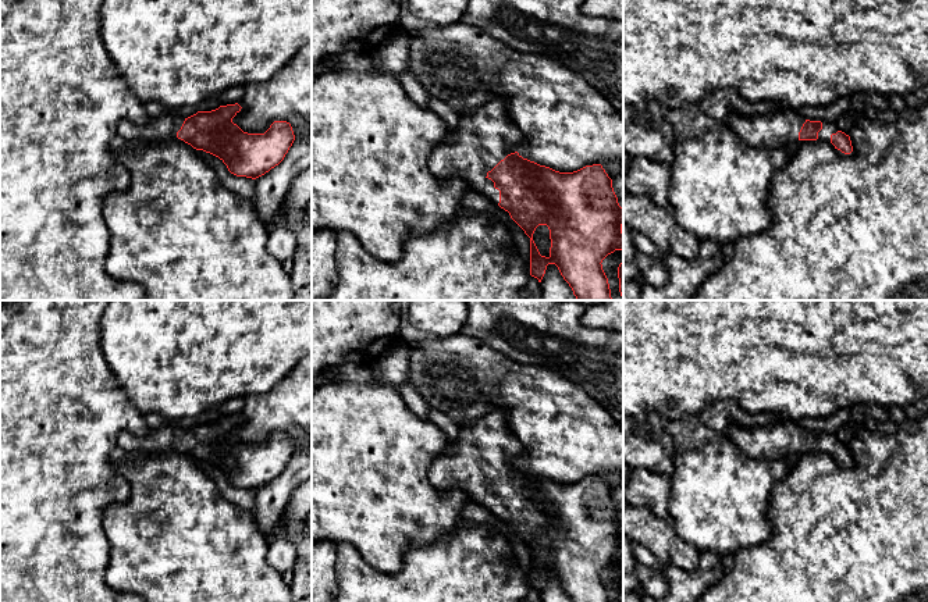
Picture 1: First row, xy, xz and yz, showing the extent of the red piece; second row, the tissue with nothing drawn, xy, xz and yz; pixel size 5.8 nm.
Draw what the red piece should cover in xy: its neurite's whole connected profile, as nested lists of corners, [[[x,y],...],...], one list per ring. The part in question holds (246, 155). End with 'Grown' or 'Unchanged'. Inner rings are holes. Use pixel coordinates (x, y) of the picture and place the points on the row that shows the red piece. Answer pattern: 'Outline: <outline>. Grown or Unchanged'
Outline: [[[227,104],[184,118],[168,113],[146,124],[121,121],[117,133],[147,145],[178,138],[196,150],[218,157],[237,177],[256,179],[278,165],[295,140],[287,121],[274,121],[264,133],[243,132],[232,118],[241,106]]]. Grown

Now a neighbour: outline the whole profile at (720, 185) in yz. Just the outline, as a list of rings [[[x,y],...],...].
[[[697,101],[665,107],[664,114],[675,135],[668,199],[680,227],[700,242],[712,239],[719,246],[765,231],[772,222],[768,209],[771,179],[783,165],[783,150],[749,145],[728,122],[707,115]]]

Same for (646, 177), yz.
[[[630,157],[627,171],[623,175],[623,190],[632,195],[646,195],[655,204],[671,209],[668,199],[671,172],[671,163]]]

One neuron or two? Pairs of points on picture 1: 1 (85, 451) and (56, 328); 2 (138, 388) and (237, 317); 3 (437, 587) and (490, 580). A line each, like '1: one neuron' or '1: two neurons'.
1: one neuron
2: one neuron
3: one neuron

